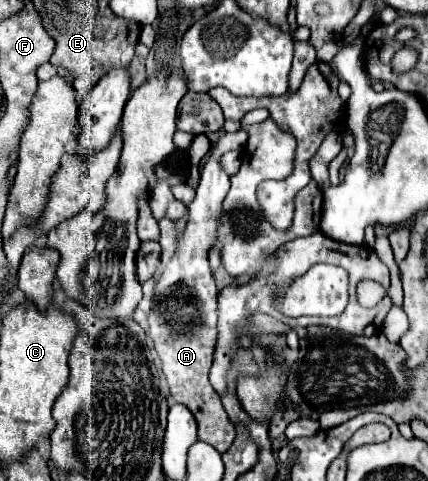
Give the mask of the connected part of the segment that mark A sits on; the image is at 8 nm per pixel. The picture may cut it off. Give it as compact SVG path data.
M240 129L236 133L224 133L218 139L216 147L212 149L212 155L200 173L200 185L196 189L196 197L188 205L186 229L178 241L174 257L170 259L170 263L164 269L164 273L174 273L174 275L162 273L162 277L158 279L152 299L160 299L160 301L154 303L154 307L150 309L150 315L148 315L150 337L154 341L154 349L156 349L158 357L162 361L162 371L166 375L172 397L178 403L186 405L192 411L192 415L196 417L198 437L204 443L210 443L212 447L216 447L216 451L220 451L220 453L228 451L228 447L232 445L232 441L236 437L236 429L230 423L230 419L222 407L220 395L212 389L212 385L208 381L208 371L214 361L212 355L214 355L216 339L218 339L218 331L216 331L218 289L214 283L214 275L210 271L208 251L210 251L212 243L216 241L216 227L218 227L218 221L222 215L222 201L230 189L230 177L220 169L218 161L226 151L240 149L246 141L248 141L248 133L244 129Z

